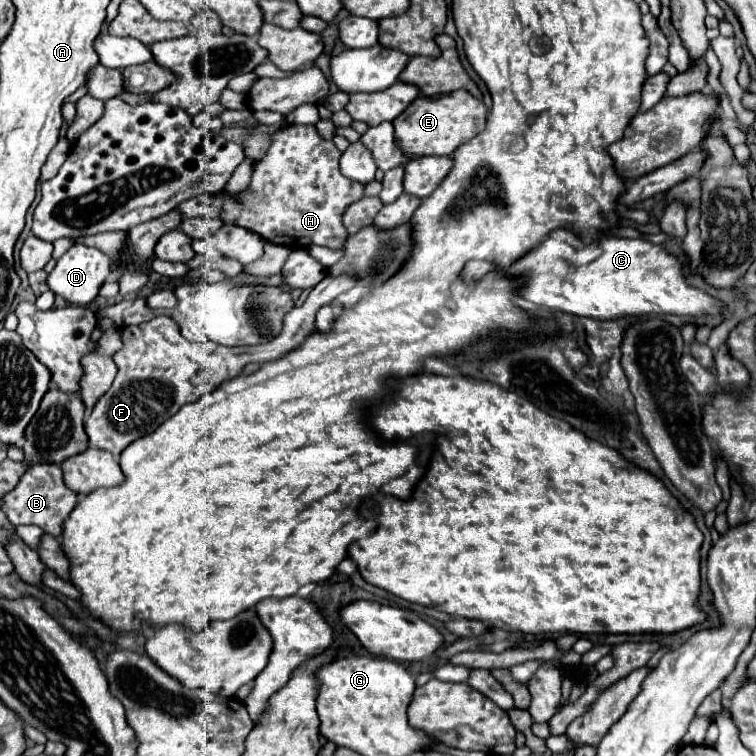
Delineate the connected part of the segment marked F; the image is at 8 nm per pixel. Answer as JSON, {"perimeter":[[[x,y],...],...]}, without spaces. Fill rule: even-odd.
{"perimeter":[[[327,273],[325,279],[309,293],[309,297],[305,299],[305,303],[301,307],[295,307],[293,311],[289,311],[285,315],[285,325],[283,325],[281,335],[275,337],[273,341],[265,343],[265,345],[225,347],[225,345],[217,345],[217,343],[211,343],[211,341],[193,343],[193,341],[187,341],[181,335],[177,323],[171,317],[165,317],[165,315],[163,317],[155,317],[155,319],[151,319],[147,323],[141,323],[141,325],[135,325],[135,327],[133,325],[123,327],[123,335],[121,335],[123,349],[113,355],[113,361],[115,361],[119,373],[117,373],[111,389],[97,401],[97,405],[91,411],[91,417],[85,423],[85,433],[89,433],[89,445],[91,447],[97,447],[97,449],[105,449],[105,451],[113,453],[115,457],[119,457],[121,451],[127,445],[131,445],[139,437],[145,437],[145,435],[153,433],[165,419],[169,419],[171,415],[175,415],[185,403],[197,401],[201,395],[217,389],[217,385],[221,385],[221,381],[227,381],[227,379],[237,377],[247,363],[259,363],[259,365],[263,365],[263,363],[273,361],[273,359],[279,359],[285,353],[289,353],[295,347],[299,347],[315,331],[315,313],[317,313],[317,309],[323,307],[323,305],[331,305],[337,295],[347,293],[357,283],[359,283],[359,277],[353,277],[353,273],[343,273],[341,277],[333,277],[331,273]],[[199,373],[205,373],[205,383],[199,383],[197,385],[195,383],[195,377]]]}

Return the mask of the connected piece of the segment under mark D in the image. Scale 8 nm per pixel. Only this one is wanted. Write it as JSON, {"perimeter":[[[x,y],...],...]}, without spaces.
{"perimeter":[[[75,243],[61,259],[57,259],[55,269],[49,273],[49,289],[63,297],[67,303],[71,305],[89,305],[97,295],[101,285],[109,279],[111,271],[109,271],[109,257],[105,253],[101,253],[95,247],[85,247]]]}

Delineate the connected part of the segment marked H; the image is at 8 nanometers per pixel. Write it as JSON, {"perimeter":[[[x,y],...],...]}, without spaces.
{"perimeter":[[[289,125],[275,133],[267,155],[253,163],[249,189],[239,195],[223,195],[225,213],[221,219],[291,249],[307,249],[309,245],[343,247],[347,231],[341,215],[353,201],[363,197],[363,185],[341,175],[339,157],[341,151],[333,141],[323,141],[315,125]]]}

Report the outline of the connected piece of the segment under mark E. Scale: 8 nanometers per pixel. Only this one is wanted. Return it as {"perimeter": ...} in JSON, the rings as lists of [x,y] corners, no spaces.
{"perimeter":[[[453,91],[439,97],[417,97],[409,109],[393,121],[395,143],[413,157],[423,155],[451,155],[463,141],[469,141],[485,129],[487,107],[467,91]]]}

